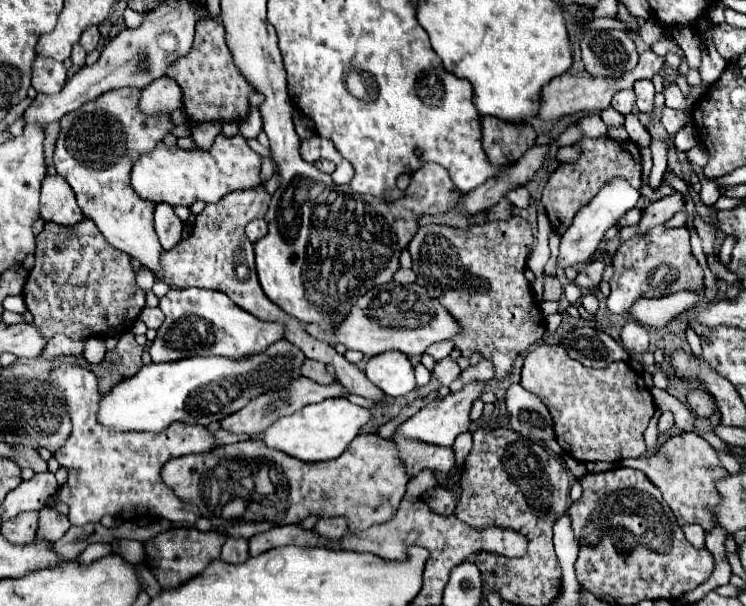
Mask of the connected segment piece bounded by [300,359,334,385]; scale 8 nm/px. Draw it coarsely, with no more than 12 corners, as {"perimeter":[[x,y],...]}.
{"perimeter":[[304,359],[300,373],[322,385],[334,381],[322,363]]}

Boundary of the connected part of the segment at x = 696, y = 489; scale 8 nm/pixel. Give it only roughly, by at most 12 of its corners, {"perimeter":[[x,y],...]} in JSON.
{"perimeter":[[696,433],[650,459],[622,459],[662,491],[680,525],[714,527],[728,475]]}

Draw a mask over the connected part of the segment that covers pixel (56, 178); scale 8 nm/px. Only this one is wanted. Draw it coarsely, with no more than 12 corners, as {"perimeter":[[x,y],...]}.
{"perimeter":[[60,175],[42,181],[40,217],[60,225],[84,219]]}

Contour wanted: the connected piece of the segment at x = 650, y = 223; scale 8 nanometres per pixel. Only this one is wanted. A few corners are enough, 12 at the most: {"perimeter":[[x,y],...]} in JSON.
{"perimeter":[[672,193],[646,207],[638,235],[666,223],[686,197]]}

